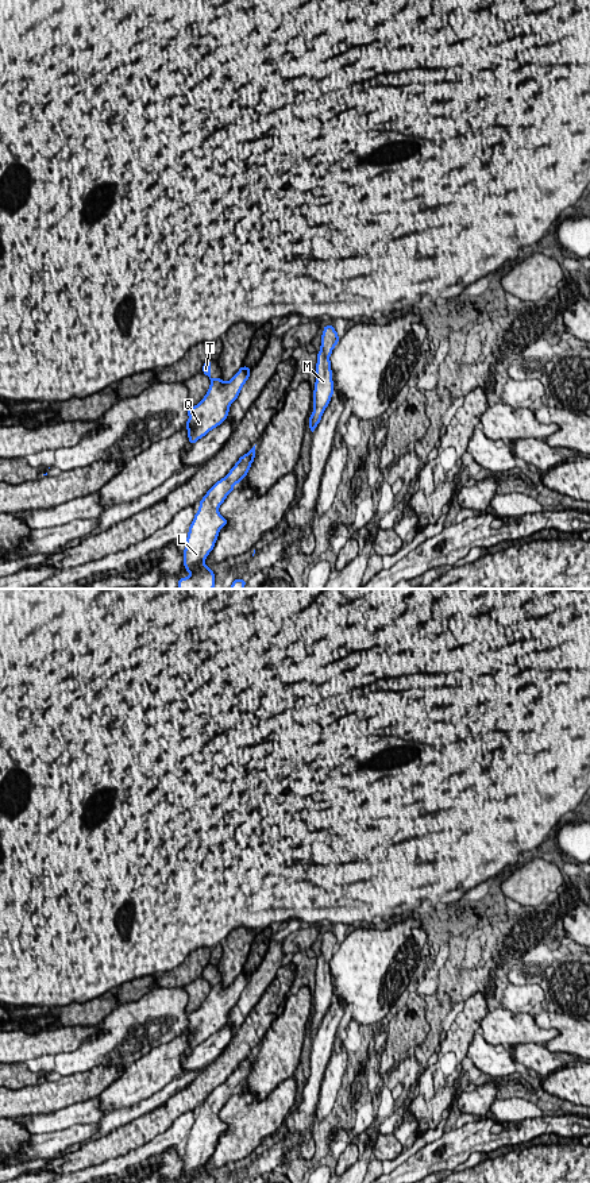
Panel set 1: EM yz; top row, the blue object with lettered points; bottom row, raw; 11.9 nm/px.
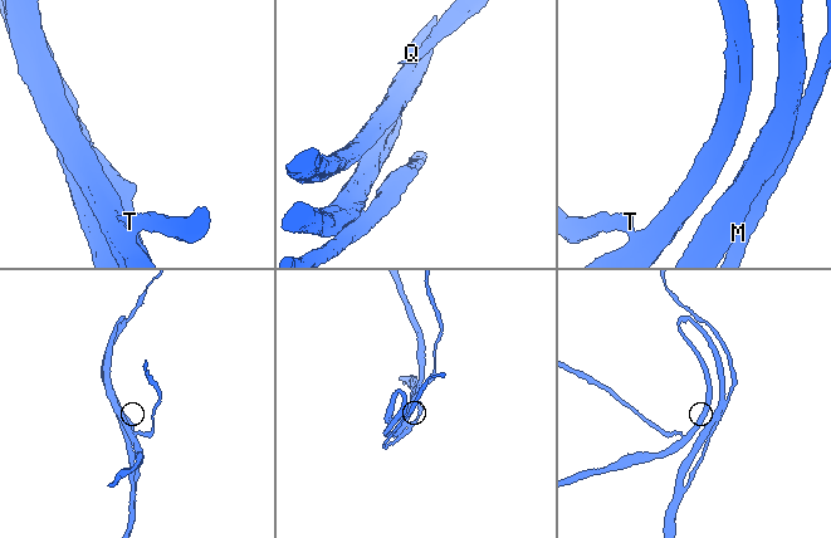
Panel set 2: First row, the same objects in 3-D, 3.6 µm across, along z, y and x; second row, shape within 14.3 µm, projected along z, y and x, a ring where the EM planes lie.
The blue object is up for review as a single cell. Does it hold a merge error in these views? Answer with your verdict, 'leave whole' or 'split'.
split

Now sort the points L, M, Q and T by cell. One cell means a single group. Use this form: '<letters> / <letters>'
L M Q / T

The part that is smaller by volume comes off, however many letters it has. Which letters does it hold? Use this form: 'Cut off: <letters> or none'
Cut off: T

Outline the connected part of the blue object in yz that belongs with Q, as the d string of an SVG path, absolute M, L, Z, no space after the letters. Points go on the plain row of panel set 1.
M243 971L228 987L221 983L215 984L204 1003L188 1014L189 1025L185 1030L190 1049L194 1049L227 1024L230 1010L236 1006L250 976L250 972Z

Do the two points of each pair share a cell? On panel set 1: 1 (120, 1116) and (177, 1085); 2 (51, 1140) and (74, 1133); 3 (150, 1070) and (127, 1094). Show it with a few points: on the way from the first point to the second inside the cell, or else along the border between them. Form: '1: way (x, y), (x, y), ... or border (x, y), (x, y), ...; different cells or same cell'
1: way (134, 1112), (164, 1095); same cell
2: way (57, 1140), (69, 1137); same cell
3: way (145, 1075), (131, 1089); same cell

